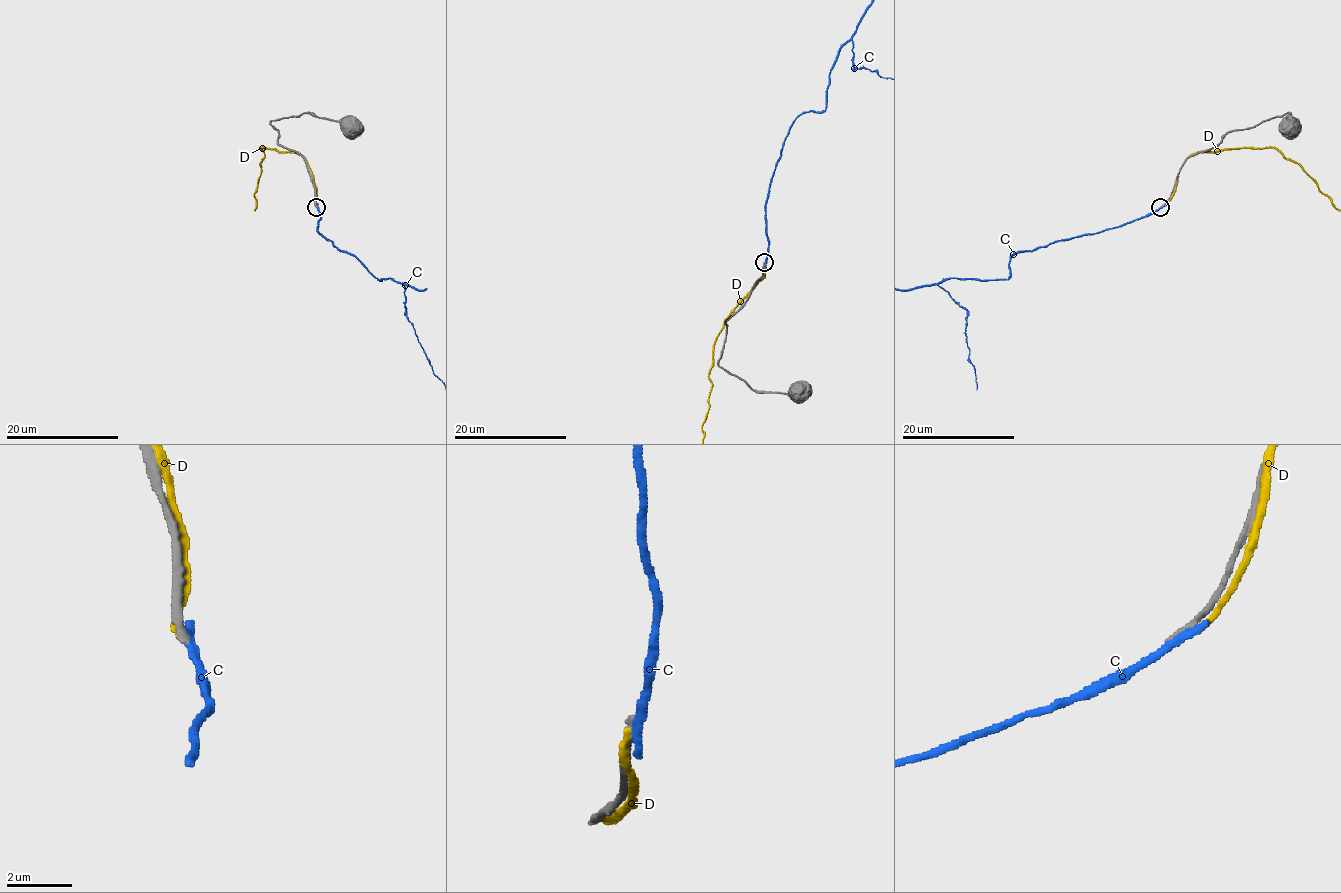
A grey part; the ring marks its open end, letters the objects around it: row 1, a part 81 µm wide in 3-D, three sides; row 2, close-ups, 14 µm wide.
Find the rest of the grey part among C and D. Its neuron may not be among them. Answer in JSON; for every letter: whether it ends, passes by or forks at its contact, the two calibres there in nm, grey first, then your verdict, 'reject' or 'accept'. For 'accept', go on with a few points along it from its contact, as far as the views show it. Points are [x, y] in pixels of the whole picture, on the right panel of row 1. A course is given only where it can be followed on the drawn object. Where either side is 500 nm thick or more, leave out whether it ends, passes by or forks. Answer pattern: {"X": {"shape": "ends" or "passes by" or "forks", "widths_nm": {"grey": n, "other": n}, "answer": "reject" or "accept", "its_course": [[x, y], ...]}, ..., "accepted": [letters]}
{"C": {"shape": "ends", "widths_nm": {"grey": 200, "other": 300}, "answer": "reject"}, "D": {"shape": "ends", "widths_nm": {"grey": 280, "other": 240}, "answer": "reject"}, "accepted": []}

